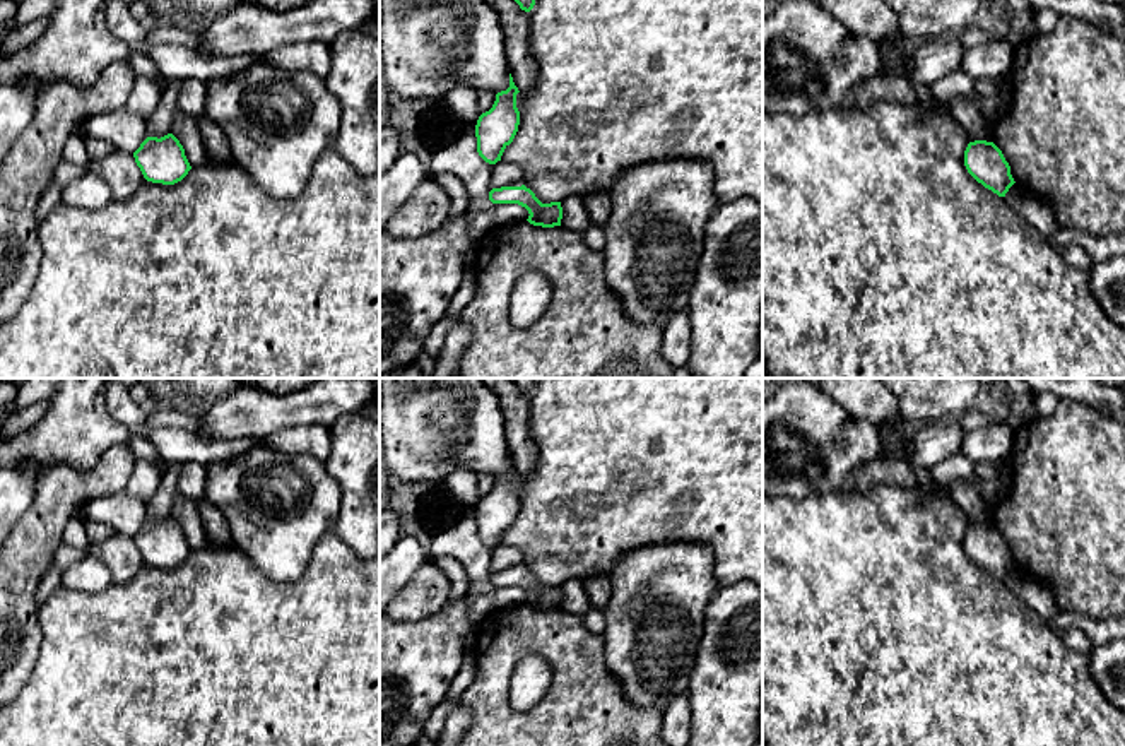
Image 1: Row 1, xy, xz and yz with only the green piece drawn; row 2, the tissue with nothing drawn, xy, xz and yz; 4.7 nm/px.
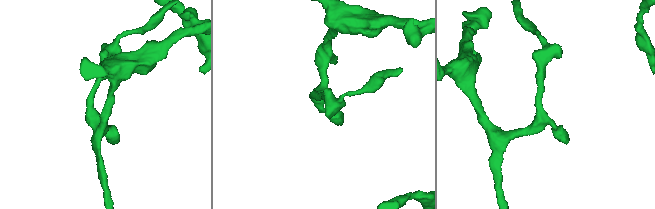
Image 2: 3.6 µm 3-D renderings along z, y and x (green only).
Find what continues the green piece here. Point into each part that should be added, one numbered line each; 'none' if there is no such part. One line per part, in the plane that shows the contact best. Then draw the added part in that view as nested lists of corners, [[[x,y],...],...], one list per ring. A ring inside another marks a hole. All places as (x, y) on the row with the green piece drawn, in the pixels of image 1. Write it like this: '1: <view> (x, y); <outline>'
none

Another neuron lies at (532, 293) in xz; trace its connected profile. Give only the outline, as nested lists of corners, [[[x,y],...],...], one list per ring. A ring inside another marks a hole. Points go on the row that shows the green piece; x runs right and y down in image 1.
[[[539,270],[523,274],[511,293],[511,325],[525,329],[535,323],[547,310],[551,298],[551,284]]]

